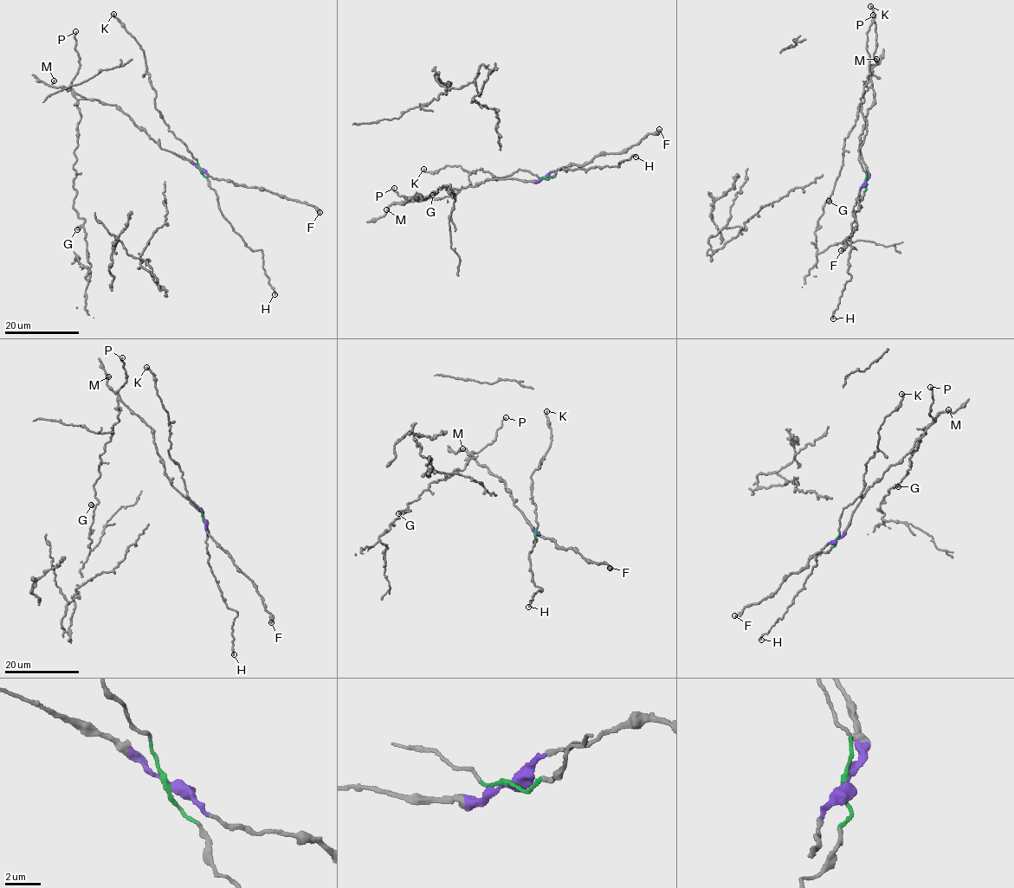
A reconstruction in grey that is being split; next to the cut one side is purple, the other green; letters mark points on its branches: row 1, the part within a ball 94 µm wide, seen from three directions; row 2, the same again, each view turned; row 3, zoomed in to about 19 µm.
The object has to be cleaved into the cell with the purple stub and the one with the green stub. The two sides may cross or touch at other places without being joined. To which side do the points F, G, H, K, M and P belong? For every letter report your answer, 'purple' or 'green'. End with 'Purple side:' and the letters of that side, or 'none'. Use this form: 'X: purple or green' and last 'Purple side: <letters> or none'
F: purple
G: purple
H: green
K: green
M: purple
P: purple
Purple side: F, G, M, P

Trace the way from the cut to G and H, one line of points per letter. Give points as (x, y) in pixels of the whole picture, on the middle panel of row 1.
G: (544, 178), (489, 178), (449, 196), (408, 201), (418, 200), (416, 195), (422, 198), (432, 195)
H: (544, 178), (553, 176), (561, 167), (566, 171), (594, 166), (617, 167), (618, 163), (636, 157)

